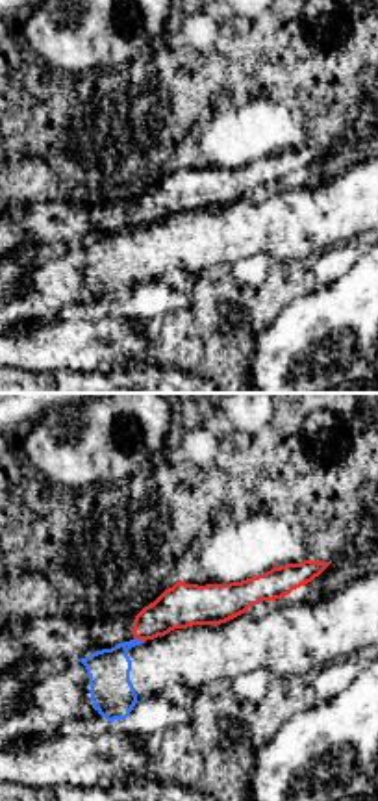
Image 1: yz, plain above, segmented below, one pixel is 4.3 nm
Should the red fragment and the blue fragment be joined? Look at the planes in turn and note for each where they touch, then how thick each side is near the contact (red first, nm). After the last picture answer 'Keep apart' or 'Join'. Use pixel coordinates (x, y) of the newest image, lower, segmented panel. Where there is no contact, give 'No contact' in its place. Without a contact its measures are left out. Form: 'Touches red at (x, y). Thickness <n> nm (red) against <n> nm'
Touches red at (139, 638). Thickness 190 nm (red) against 180 nm

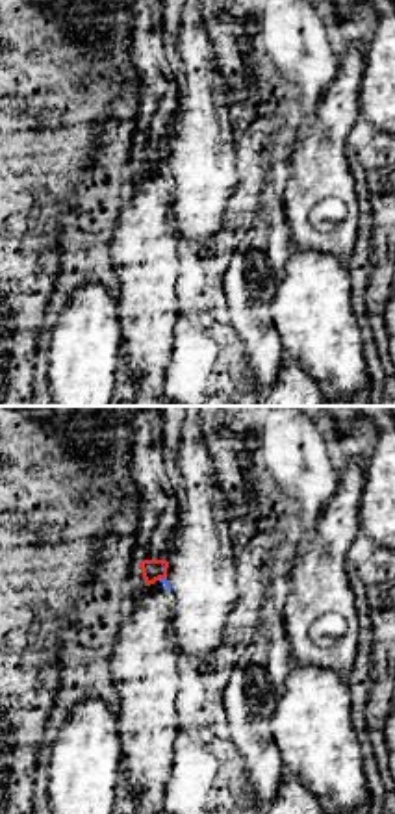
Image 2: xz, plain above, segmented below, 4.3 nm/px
Touches red at (162, 577). Thickness 100 nm (red) against 20 nm

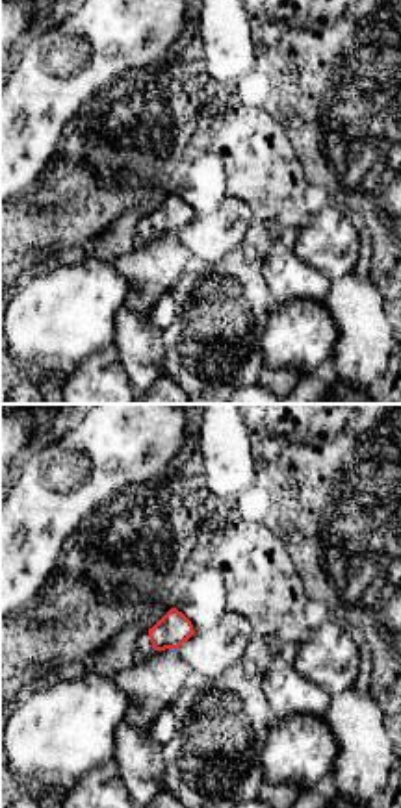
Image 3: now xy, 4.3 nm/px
Touches red at (175, 647). Thickness 150 nm (red) against 20 nm

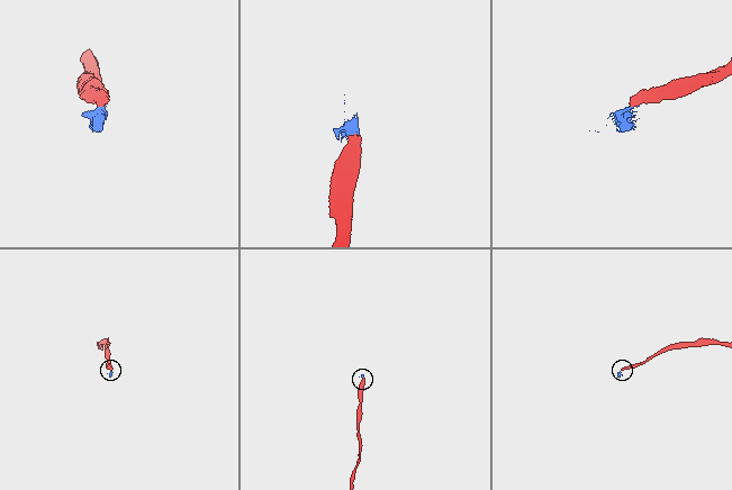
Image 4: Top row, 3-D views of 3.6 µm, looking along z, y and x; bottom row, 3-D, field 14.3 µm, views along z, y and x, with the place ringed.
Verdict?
Keep apart

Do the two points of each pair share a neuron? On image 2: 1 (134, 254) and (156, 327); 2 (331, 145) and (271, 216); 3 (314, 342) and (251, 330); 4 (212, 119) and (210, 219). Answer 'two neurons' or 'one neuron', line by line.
1: one neuron
2: two neurons
3: two neurons
4: one neuron

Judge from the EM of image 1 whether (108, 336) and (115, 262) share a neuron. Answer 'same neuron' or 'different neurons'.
different neurons

